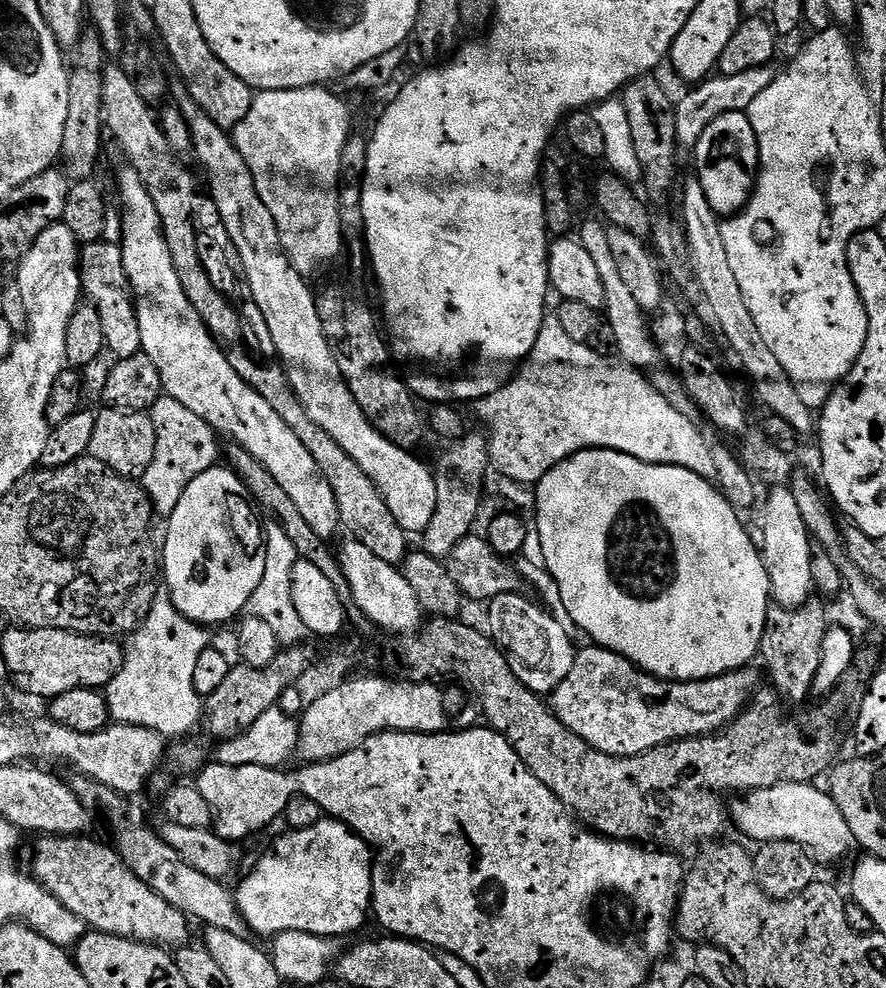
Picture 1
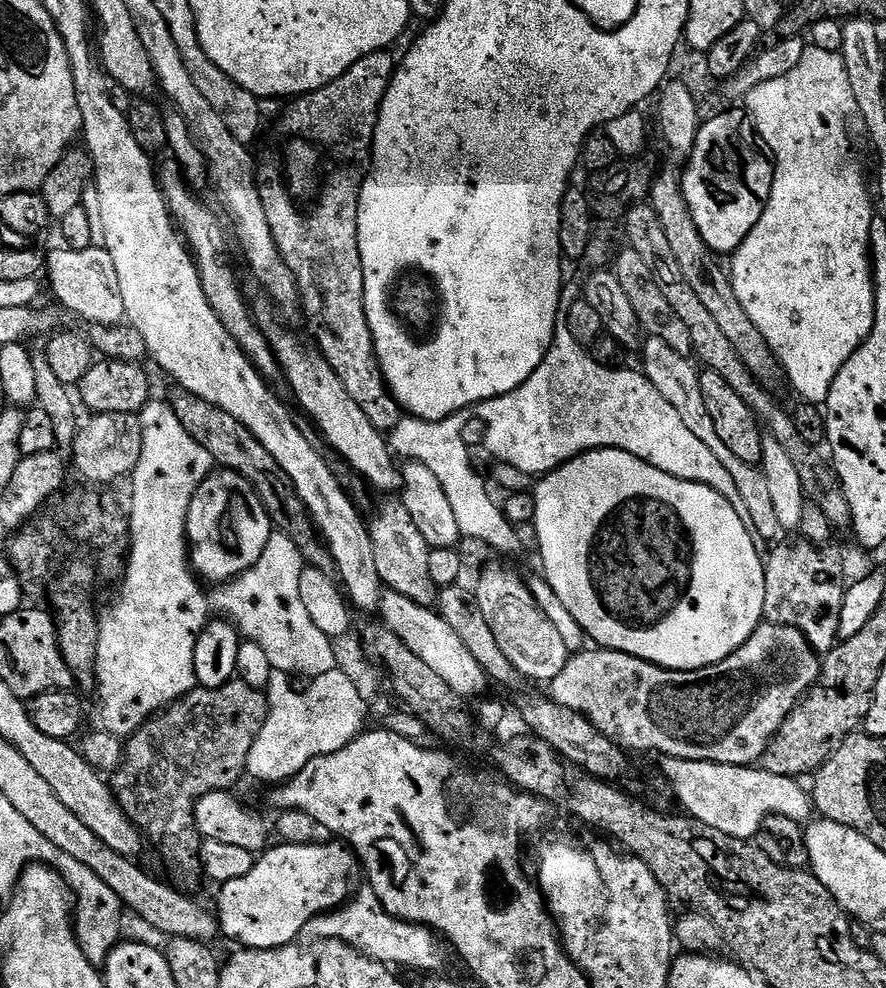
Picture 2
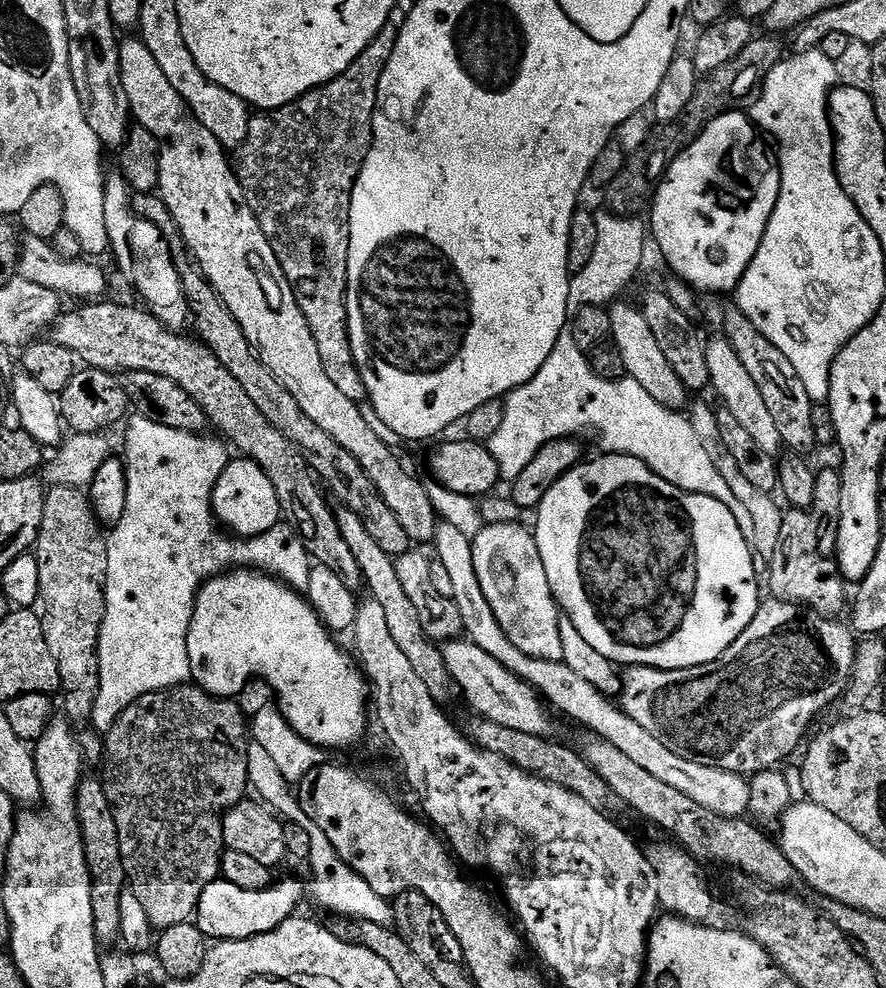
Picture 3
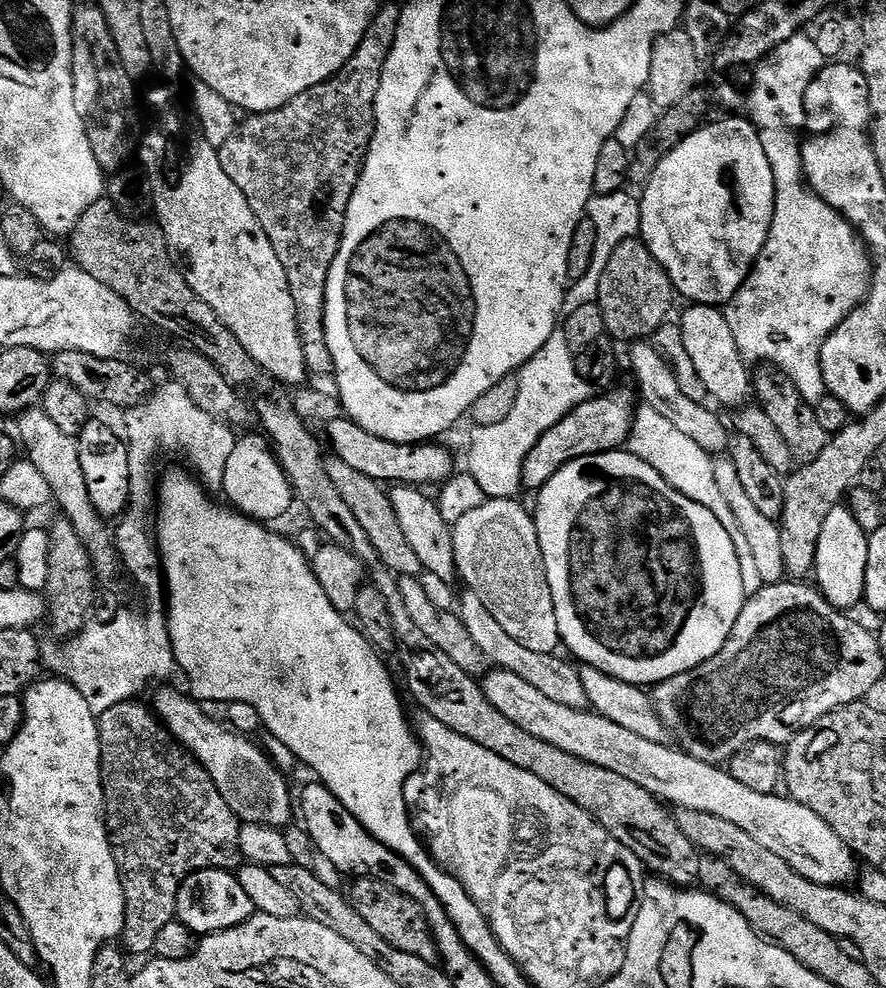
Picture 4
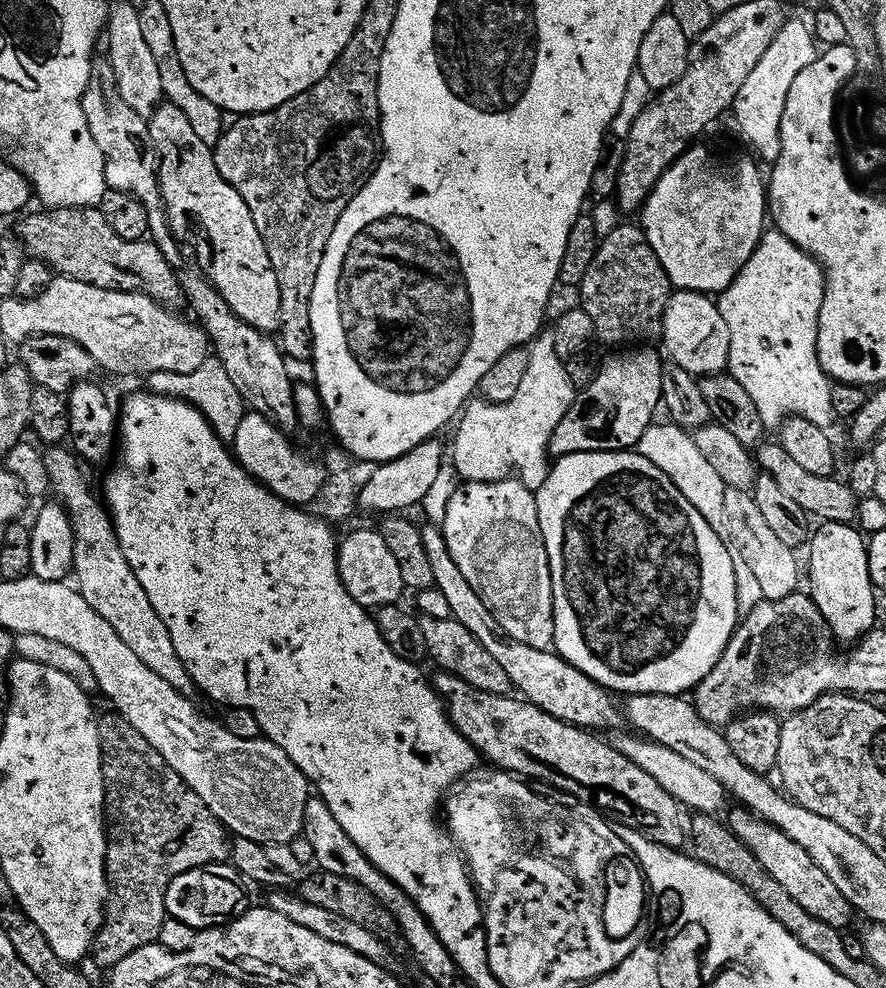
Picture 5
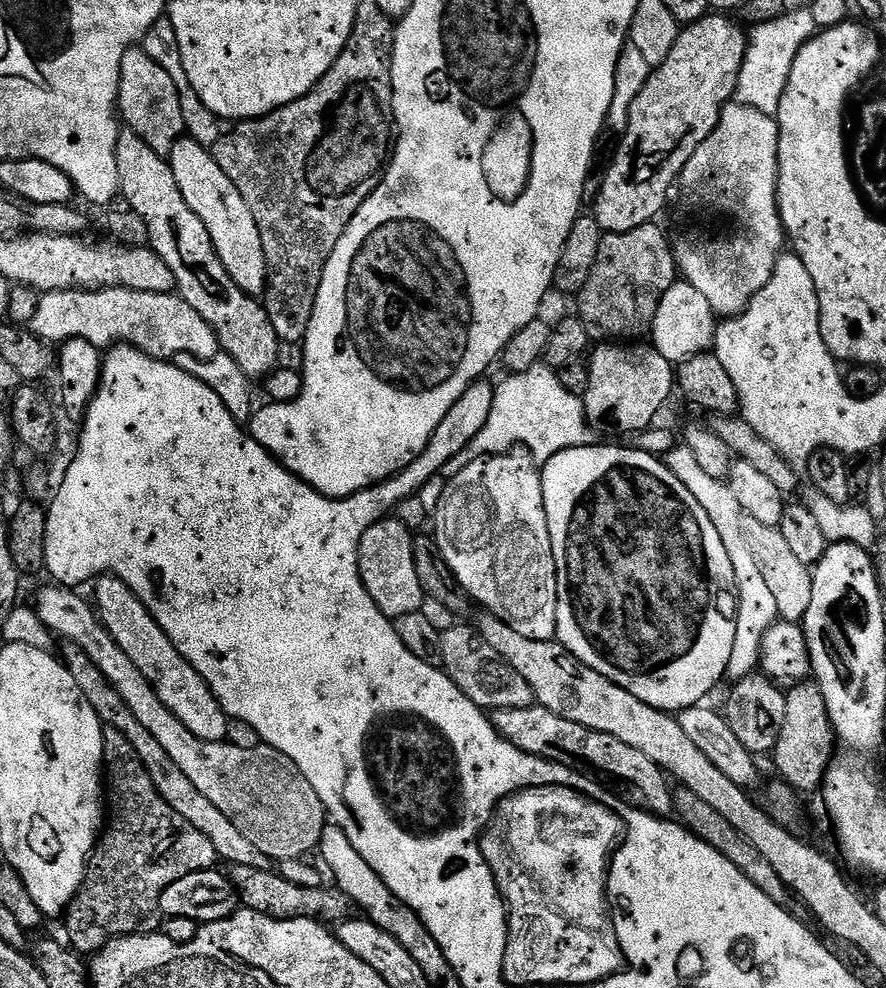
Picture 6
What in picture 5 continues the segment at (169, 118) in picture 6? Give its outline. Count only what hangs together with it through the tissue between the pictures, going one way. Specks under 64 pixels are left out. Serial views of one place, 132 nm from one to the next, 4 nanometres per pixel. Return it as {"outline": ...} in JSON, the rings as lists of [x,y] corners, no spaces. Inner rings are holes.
{"outline":[[[134,3],[111,5],[106,25],[106,44],[108,52],[106,59],[114,66],[114,78],[118,78],[118,94],[125,100],[137,114],[151,118],[156,109],[165,103],[162,90],[162,77],[158,71],[158,61],[154,58],[154,50],[146,43],[142,34],[140,9]]]}

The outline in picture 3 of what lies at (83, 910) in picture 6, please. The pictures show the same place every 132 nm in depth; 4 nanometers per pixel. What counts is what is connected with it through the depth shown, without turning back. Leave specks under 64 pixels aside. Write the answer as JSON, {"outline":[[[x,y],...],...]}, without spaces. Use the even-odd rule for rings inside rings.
{"outline":[[[195,683],[180,684],[177,688],[163,688],[157,692],[146,694],[138,698],[128,709],[120,715],[118,722],[103,737],[104,740],[104,772],[102,781],[106,792],[106,798],[112,807],[114,821],[118,826],[118,841],[121,842],[121,856],[124,859],[127,887],[131,895],[142,902],[146,909],[146,918],[150,918],[153,929],[163,930],[170,926],[187,924],[195,917],[196,907],[202,898],[202,890],[210,886],[210,882],[221,879],[220,860],[225,854],[223,815],[228,809],[242,799],[245,799],[250,785],[247,772],[247,750],[250,743],[250,728],[246,723],[244,711],[235,699],[222,696],[211,696],[203,688],[197,688]]]}

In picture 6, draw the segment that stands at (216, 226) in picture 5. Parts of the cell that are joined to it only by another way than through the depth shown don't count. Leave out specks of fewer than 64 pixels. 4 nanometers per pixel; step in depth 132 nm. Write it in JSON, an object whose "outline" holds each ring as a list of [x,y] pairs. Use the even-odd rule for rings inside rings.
{"outline":[[[181,138],[174,146],[167,162],[172,168],[174,182],[178,182],[178,190],[182,190],[182,198],[186,198],[186,206],[202,218],[210,238],[214,242],[214,250],[218,258],[222,258],[222,266],[236,285],[248,296],[263,297],[268,286],[266,270],[266,250],[262,250],[262,234],[258,234],[258,222],[254,222],[254,214],[250,214],[250,206],[246,206],[246,198],[238,194],[238,186],[222,174],[222,166],[212,157],[211,151],[190,138]]]}

